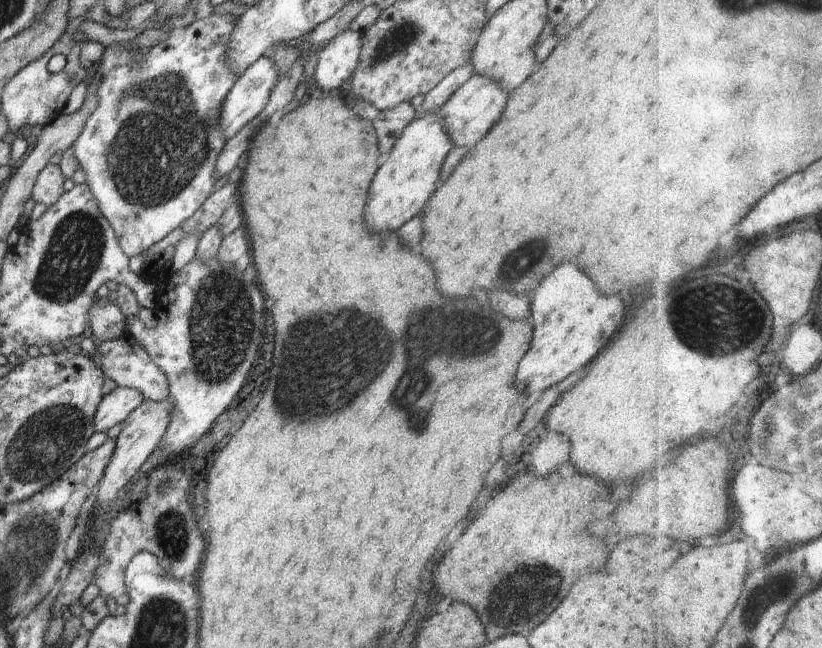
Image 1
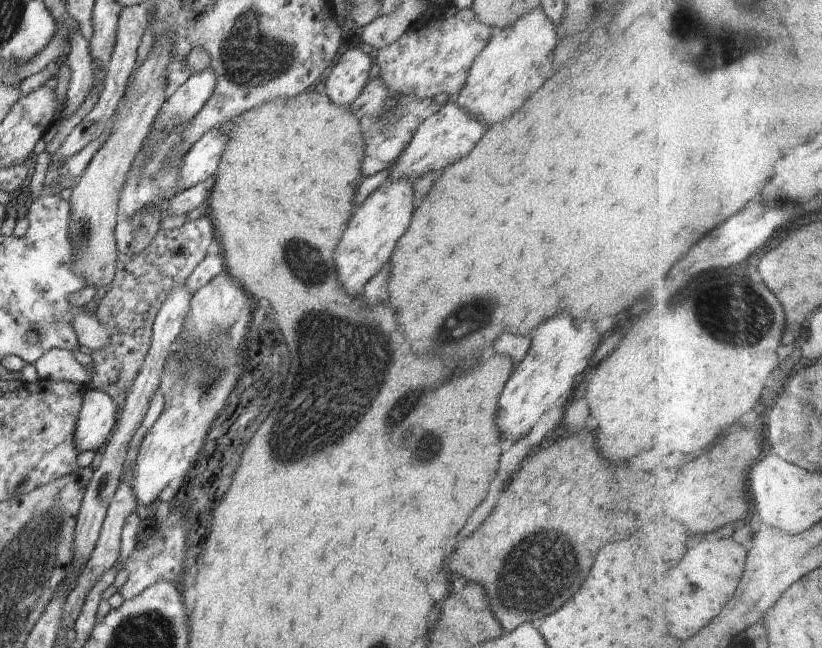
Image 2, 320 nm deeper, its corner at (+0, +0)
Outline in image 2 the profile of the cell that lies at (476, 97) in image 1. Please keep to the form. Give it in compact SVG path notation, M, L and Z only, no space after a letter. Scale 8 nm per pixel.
M450 99L438 112L420 124L404 152L392 164L387 180L417 179L429 172L442 172L448 165L464 158L478 144L487 129L488 126L481 120Z

